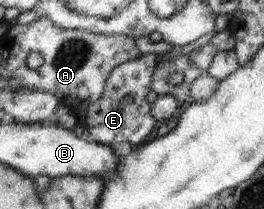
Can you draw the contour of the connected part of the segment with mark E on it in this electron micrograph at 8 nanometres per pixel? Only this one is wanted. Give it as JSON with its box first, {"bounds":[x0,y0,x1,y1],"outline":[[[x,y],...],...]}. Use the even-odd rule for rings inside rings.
{"bounds":[79,54,159,148],"outline":[[[142,54],[140,58],[123,62],[110,71],[102,96],[79,117],[80,124],[98,143],[112,145],[113,142],[130,142],[136,148],[150,138],[157,120],[152,116],[152,103],[146,96],[151,90],[153,72],[159,60],[156,54]],[[126,96],[132,96],[132,101],[125,101]]]}

